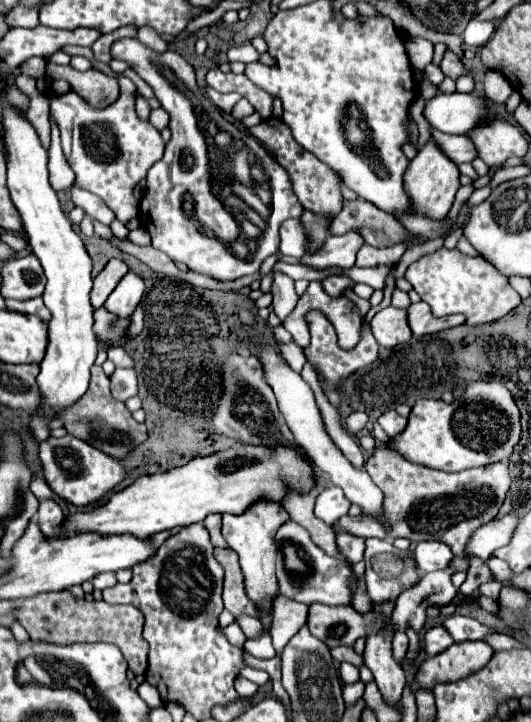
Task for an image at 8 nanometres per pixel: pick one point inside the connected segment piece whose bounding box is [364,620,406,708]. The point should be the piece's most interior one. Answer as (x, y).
(389, 676)

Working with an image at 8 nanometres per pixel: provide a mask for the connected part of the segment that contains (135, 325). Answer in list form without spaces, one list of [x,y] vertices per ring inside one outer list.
[[[141,303],[138,304],[132,316],[132,325],[129,328],[130,333],[128,335],[129,338],[135,338],[144,328],[144,311]]]

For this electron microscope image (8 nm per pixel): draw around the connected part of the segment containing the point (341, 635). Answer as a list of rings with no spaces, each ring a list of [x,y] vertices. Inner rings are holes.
[[[314,602],[308,606],[308,622],[312,636],[328,648],[352,646],[356,638],[368,636],[376,628],[376,616],[360,616],[352,606],[328,606]]]

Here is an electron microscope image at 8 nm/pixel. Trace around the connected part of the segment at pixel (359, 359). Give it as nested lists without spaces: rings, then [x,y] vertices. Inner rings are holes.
[[[316,310],[308,312],[306,324],[308,324],[308,330],[310,330],[312,342],[310,342],[310,346],[306,348],[304,354],[306,354],[306,358],[310,360],[310,364],[318,366],[320,374],[326,378],[326,382],[328,382],[334,390],[338,390],[338,384],[340,384],[348,374],[356,372],[358,368],[362,368],[362,366],[366,366],[366,364],[372,364],[372,362],[378,358],[378,344],[376,344],[372,332],[370,332],[370,326],[364,326],[364,336],[362,336],[362,340],[360,340],[360,346],[356,346],[352,352],[346,352],[346,350],[342,350],[342,348],[338,346],[334,326],[330,324],[330,320],[328,320],[322,312],[316,312]]]

